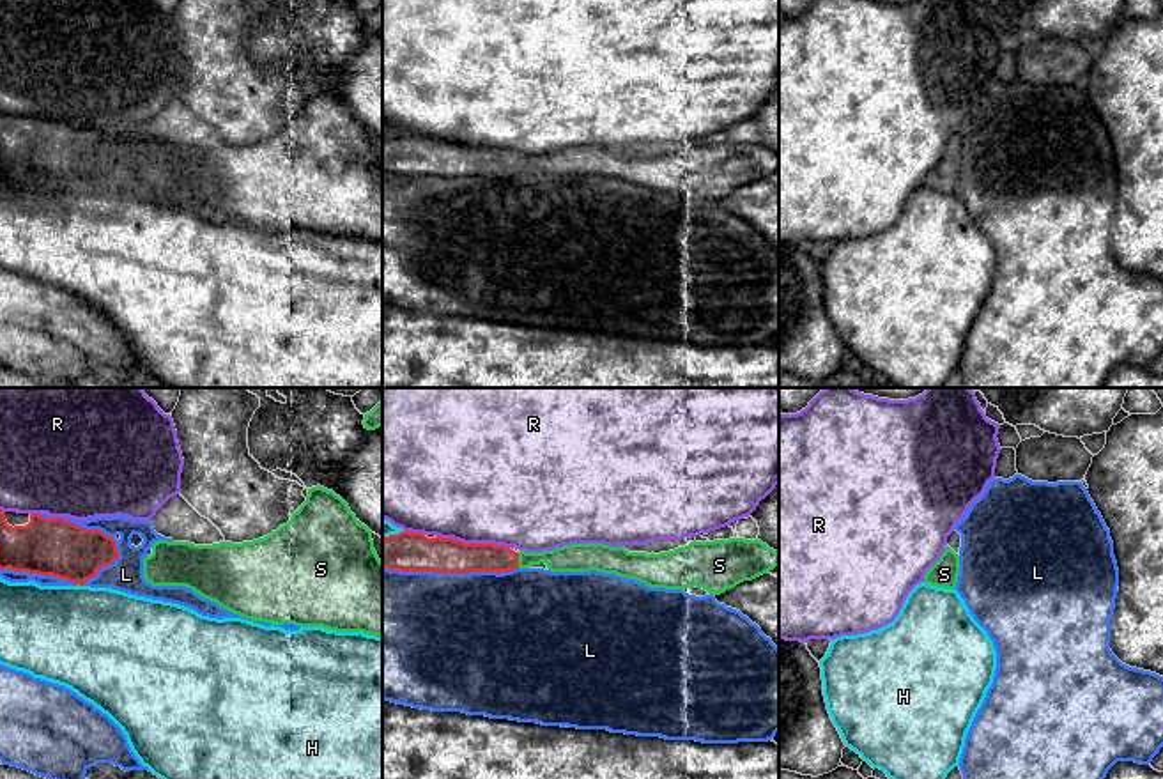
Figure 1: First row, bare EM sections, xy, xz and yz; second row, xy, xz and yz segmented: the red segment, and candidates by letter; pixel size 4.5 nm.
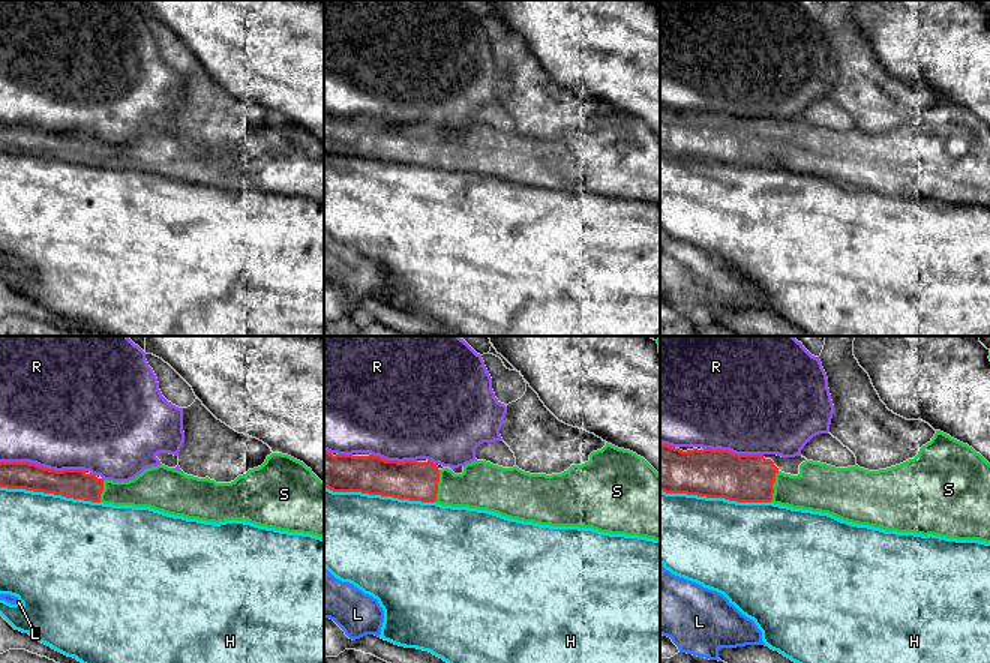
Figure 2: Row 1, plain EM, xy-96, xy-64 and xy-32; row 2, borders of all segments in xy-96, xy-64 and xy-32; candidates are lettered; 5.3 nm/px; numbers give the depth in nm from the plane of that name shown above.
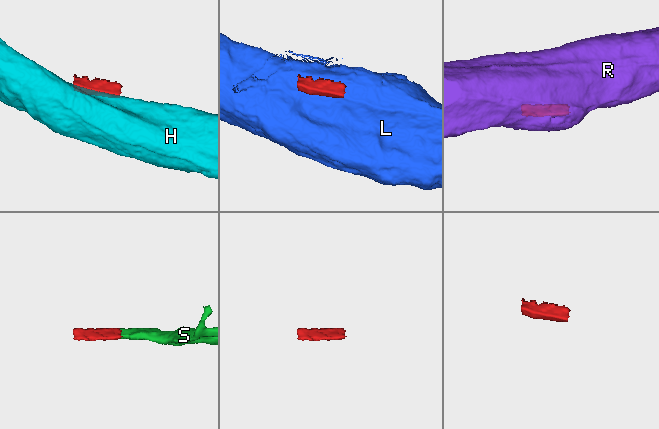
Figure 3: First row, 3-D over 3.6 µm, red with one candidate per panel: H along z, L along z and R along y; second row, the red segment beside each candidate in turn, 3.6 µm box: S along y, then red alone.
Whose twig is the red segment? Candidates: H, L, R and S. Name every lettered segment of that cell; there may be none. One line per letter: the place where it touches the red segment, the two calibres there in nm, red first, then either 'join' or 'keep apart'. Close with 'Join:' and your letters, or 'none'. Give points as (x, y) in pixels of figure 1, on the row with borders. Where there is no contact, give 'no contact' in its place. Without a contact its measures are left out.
H: xy (80, 585) | 260/460 nm | keep apart
L: xz (450, 572) | 180/500 nm | keep apart
R: xz (473, 544) | 160/500 nm | keep apart
S: xz (517, 560) | 140/130 nm | join
Join: S

